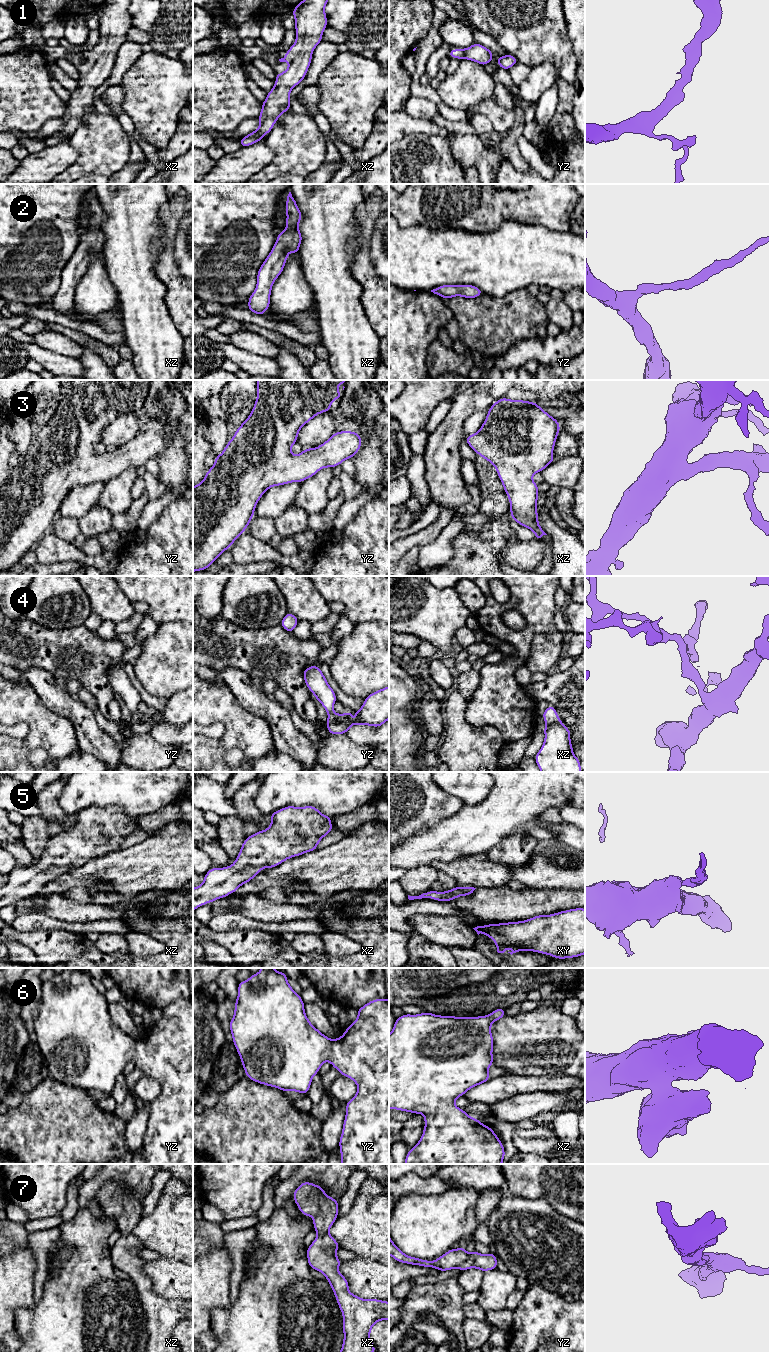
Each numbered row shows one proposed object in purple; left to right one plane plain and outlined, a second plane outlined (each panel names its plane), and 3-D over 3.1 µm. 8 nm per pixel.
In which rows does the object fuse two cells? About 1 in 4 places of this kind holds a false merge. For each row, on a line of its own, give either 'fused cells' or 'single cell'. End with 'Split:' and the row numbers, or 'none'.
1: single cell
2: single cell
3: single cell
4: single cell
5: single cell
6: single cell
7: single cell
Split: none

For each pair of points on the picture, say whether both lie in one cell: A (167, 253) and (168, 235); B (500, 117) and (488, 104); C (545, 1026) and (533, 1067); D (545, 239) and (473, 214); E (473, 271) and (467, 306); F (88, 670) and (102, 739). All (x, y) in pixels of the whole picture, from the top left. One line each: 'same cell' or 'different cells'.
A: same cell
B: same cell
C: same cell
D: different cells
E: different cells
F: different cells

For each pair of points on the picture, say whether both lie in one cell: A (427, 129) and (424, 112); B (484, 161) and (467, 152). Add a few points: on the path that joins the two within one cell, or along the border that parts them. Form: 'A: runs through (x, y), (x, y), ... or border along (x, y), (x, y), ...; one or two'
A: border along (403, 111), (414, 117), (423, 117), (430, 120); two
B: border along (484, 147), (473, 165); two

